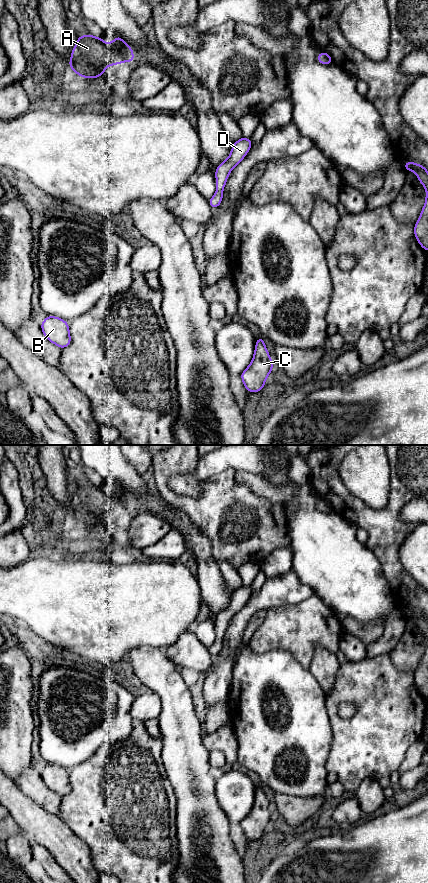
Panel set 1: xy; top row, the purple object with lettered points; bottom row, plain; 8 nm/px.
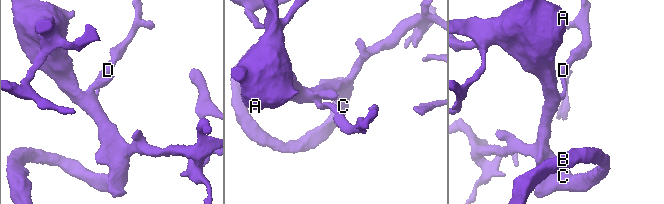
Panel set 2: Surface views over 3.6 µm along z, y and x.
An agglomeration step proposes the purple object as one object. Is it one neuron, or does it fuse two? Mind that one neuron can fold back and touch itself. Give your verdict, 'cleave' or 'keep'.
keep

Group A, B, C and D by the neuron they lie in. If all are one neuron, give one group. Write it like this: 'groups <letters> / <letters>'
groups A B C D

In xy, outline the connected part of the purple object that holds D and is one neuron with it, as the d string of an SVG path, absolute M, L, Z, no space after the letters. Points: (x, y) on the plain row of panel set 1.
M241 585L232 593L229 605L215 617L217 637L213 645L208 648L212 658L216 657L223 648L223 638L231 618L243 608L251 594L251 586Z

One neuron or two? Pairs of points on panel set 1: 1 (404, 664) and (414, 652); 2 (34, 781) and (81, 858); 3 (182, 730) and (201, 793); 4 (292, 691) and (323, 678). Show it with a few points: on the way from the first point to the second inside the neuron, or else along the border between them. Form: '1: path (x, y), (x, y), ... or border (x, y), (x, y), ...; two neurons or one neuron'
1: path (405, 661), (411, 655); one neuron
2: border (34, 801), (57, 816); two neurons
3: path (182, 746), (190, 777); one neuron
4: border (308, 669), (325, 695); two neurons

